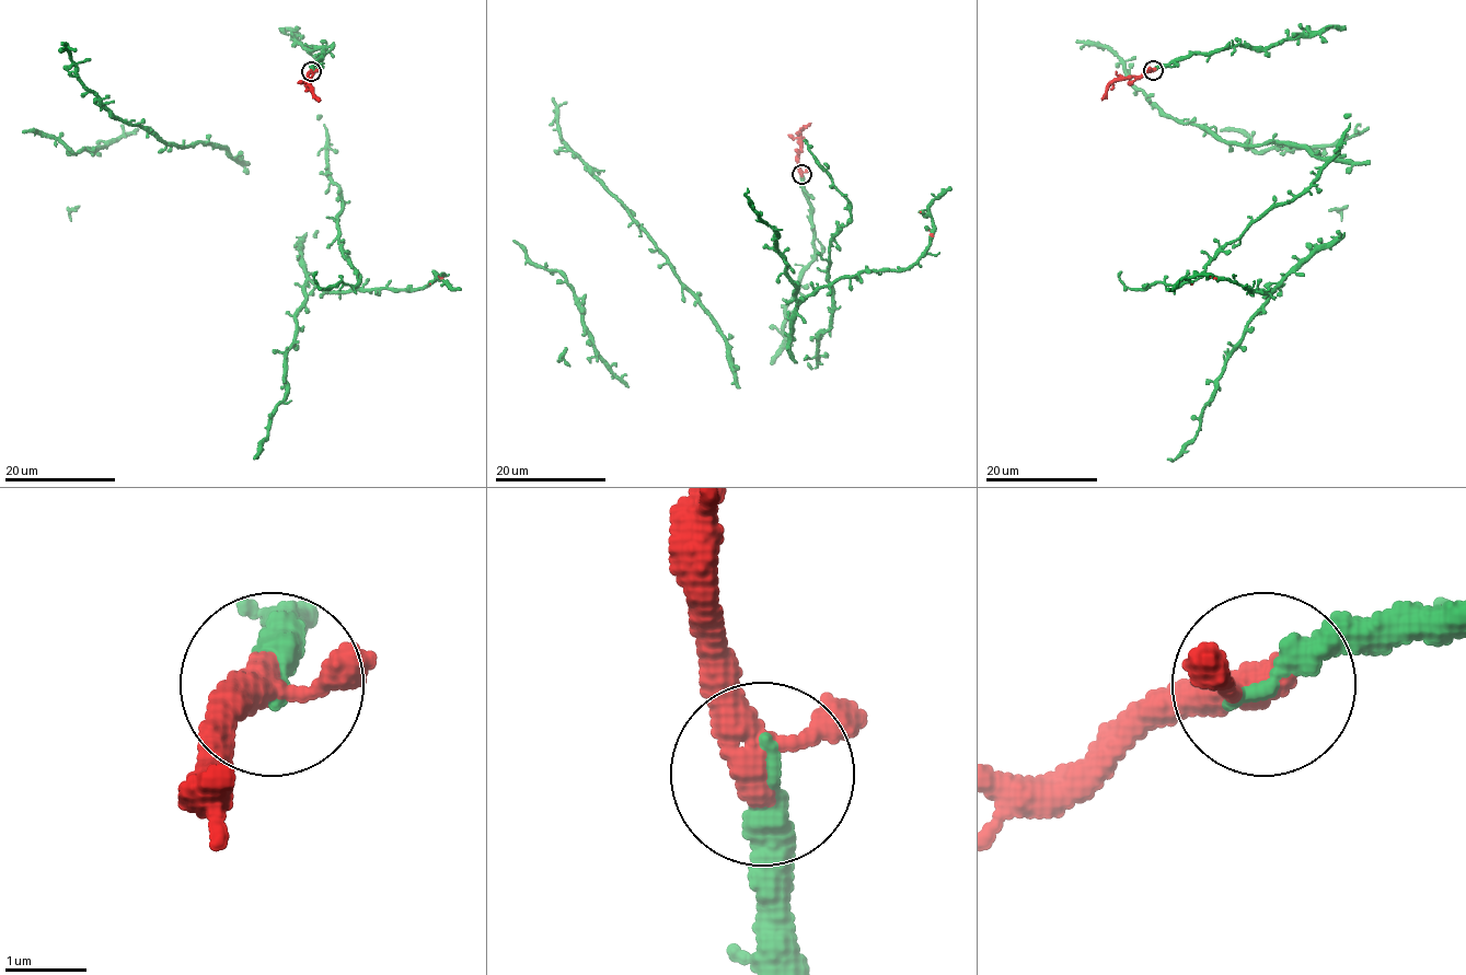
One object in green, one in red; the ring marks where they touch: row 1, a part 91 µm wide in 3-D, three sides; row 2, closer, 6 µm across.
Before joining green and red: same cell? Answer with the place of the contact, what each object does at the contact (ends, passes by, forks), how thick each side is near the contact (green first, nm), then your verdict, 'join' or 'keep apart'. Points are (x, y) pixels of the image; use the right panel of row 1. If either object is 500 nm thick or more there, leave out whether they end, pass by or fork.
place (1153, 70); green ends; red passes by; calibres 360 and 380 nm; join

